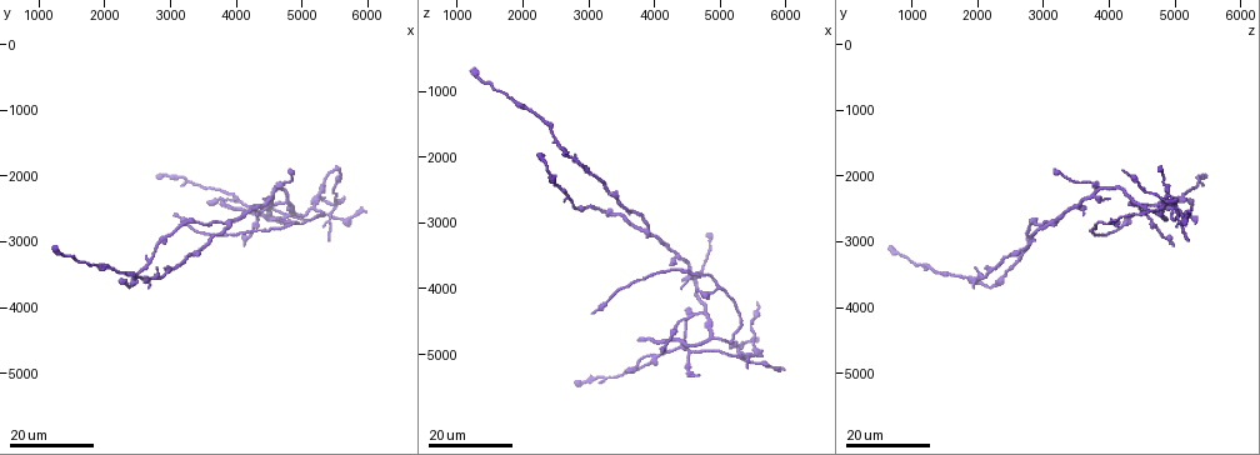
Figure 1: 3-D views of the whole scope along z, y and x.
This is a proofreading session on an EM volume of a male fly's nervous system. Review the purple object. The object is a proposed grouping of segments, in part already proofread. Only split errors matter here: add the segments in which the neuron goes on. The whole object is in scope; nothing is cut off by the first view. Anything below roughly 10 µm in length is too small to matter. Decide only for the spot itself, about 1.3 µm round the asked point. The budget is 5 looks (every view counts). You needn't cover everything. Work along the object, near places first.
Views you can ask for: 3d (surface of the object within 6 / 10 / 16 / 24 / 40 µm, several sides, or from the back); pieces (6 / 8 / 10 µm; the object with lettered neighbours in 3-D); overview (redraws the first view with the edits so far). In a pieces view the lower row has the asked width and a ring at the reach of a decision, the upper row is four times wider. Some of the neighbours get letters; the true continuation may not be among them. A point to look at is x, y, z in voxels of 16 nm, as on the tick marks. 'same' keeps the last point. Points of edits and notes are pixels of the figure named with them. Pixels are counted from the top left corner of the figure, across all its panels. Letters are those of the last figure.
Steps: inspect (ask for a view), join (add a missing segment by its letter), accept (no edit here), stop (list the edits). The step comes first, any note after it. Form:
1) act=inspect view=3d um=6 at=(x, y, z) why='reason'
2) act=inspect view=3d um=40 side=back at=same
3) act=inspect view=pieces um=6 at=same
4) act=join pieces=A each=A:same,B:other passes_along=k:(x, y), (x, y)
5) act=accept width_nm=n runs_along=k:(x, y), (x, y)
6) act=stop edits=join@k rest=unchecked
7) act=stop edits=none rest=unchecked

act=inspect view=3d um=24 at=(5450, 3000, 5150) why='an open end'

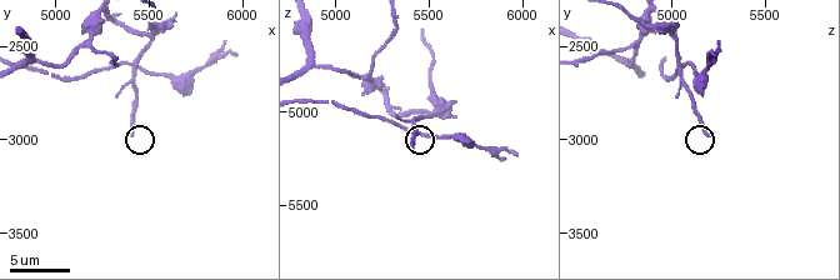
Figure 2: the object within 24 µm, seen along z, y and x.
act=inspect view=pieces um=8 at=(5420, 2980, 5200) why='what lies round it'

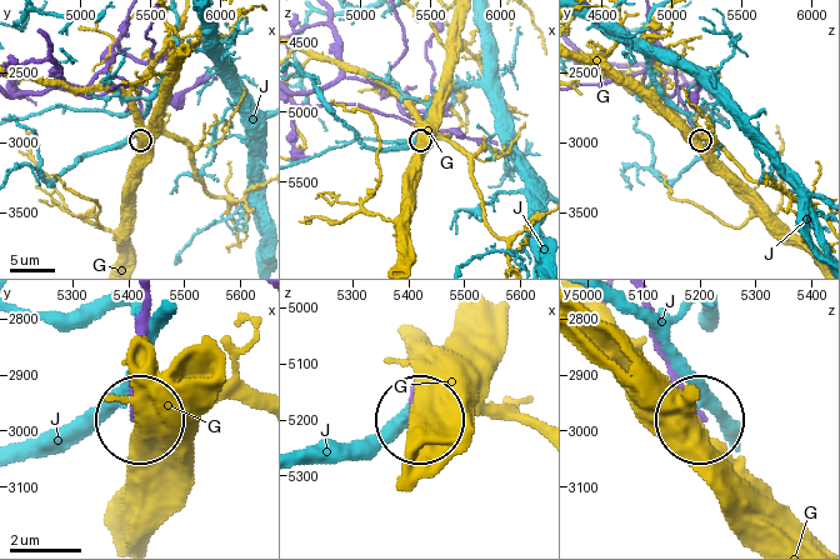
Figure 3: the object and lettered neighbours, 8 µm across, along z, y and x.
act=accept each=G:other,J:other found='no lettered segment goes on from it'

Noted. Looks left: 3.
act=inspect view=3d um=24 at=(3800, 2400, 4750) why='end of a long branch'

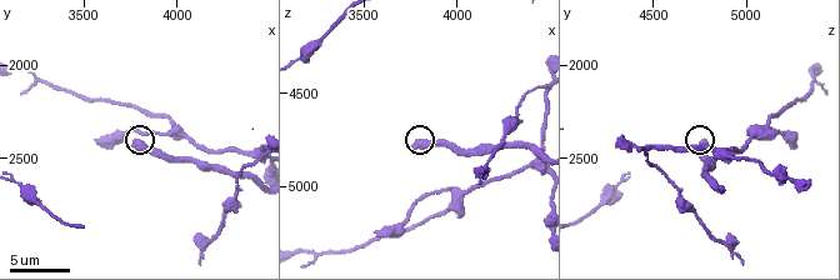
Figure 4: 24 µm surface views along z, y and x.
act=inspect view=pieces um=6 at=(3780, 2420, 4780) why='see the neighbours'

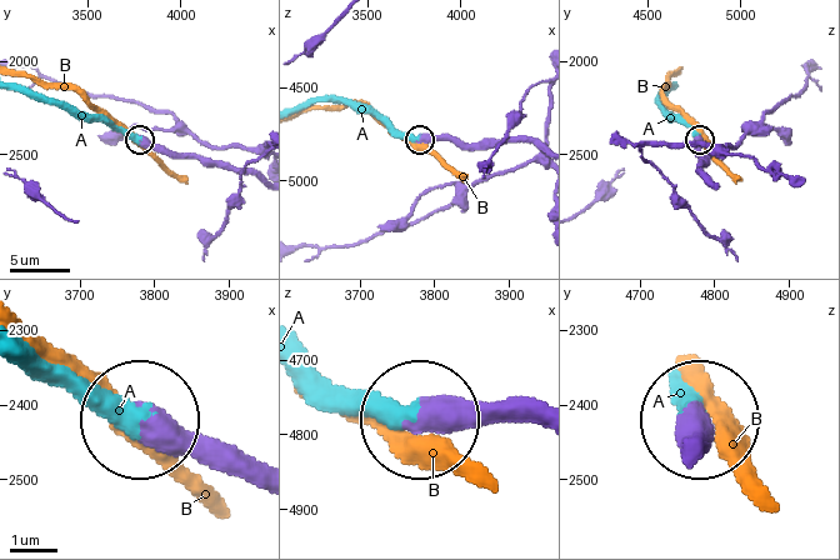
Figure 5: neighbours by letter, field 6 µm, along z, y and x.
act=join pieces=A each=A:same,B:other passes_along=5:(250, 471), (179, 456), (23, 368) found='it goes on there'

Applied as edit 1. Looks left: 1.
act=stop edits=join@5 rest=unchecked

